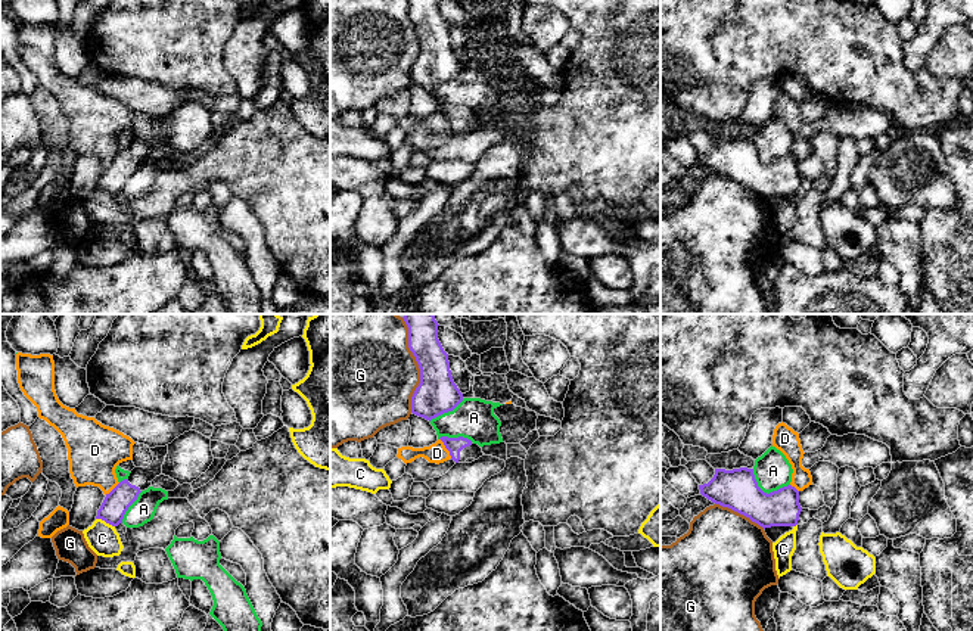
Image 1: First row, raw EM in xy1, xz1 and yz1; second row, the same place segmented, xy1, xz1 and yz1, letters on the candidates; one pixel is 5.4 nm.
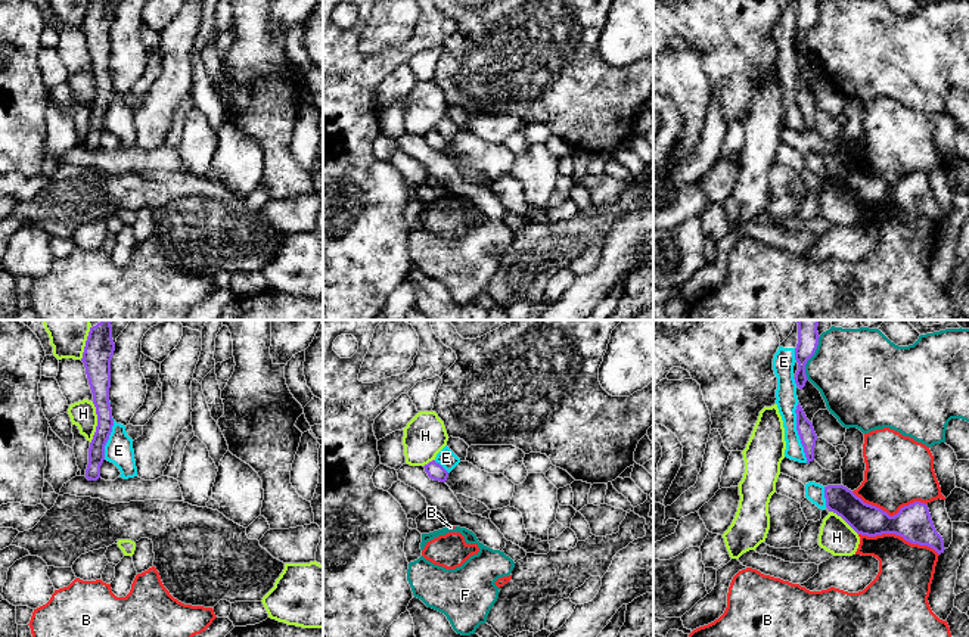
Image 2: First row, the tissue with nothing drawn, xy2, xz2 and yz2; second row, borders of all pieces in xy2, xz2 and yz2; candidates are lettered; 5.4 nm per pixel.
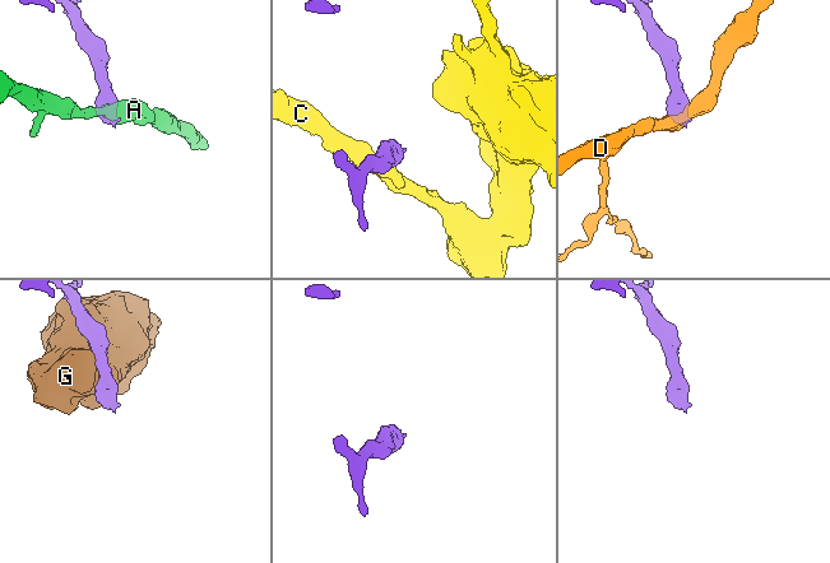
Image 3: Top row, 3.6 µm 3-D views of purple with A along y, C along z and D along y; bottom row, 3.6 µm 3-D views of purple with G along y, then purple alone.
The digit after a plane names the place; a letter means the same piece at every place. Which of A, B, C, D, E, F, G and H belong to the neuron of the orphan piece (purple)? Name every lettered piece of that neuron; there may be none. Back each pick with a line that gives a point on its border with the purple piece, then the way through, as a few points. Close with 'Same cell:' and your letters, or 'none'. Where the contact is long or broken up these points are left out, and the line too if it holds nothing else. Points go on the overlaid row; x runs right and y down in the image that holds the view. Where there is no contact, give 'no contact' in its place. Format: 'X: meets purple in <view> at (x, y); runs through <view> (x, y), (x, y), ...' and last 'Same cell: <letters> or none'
Same cell: none

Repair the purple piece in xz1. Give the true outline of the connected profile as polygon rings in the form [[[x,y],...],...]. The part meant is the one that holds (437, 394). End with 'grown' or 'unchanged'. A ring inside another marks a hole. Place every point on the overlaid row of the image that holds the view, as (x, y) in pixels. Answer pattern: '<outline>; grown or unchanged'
[[[404,314],[408,327],[408,348],[420,369],[420,383],[411,397],[411,413],[432,420],[453,411],[463,394],[453,380],[448,354],[438,339],[433,314]]]; unchanged

